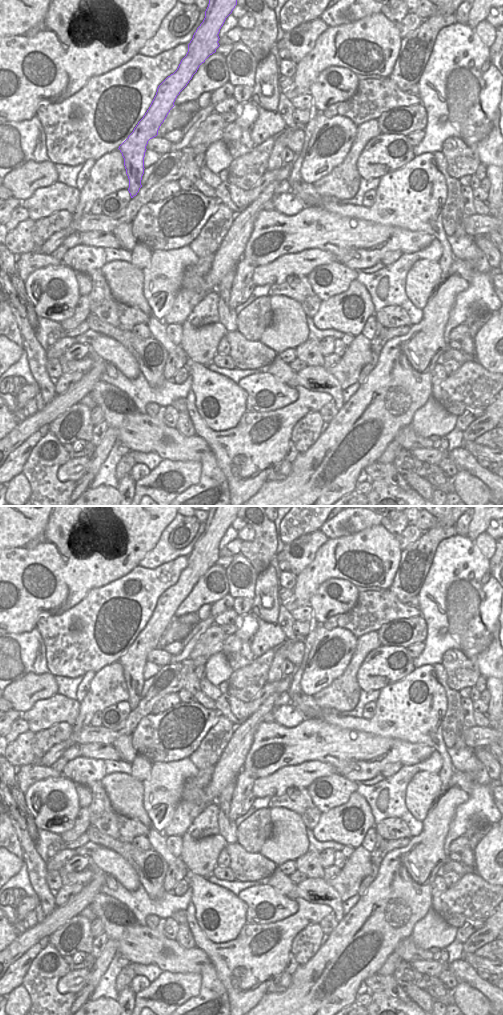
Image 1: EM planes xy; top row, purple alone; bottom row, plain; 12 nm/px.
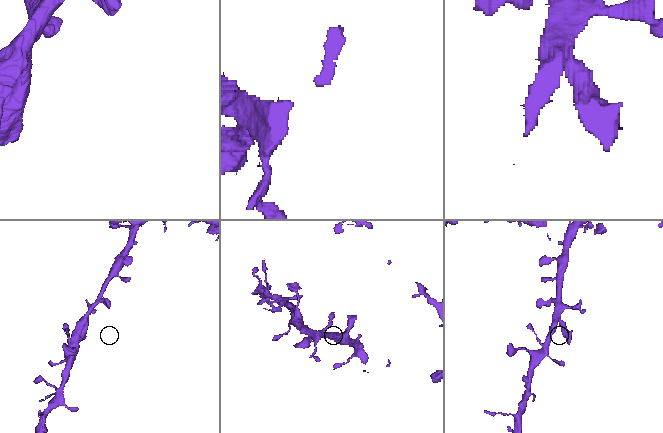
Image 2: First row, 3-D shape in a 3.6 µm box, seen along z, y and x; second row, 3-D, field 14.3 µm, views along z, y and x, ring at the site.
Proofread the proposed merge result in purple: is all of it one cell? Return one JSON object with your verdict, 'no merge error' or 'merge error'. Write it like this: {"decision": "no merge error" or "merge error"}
{"decision": "no merge error"}

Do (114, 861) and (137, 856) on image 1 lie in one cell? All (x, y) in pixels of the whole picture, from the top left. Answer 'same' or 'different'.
different

